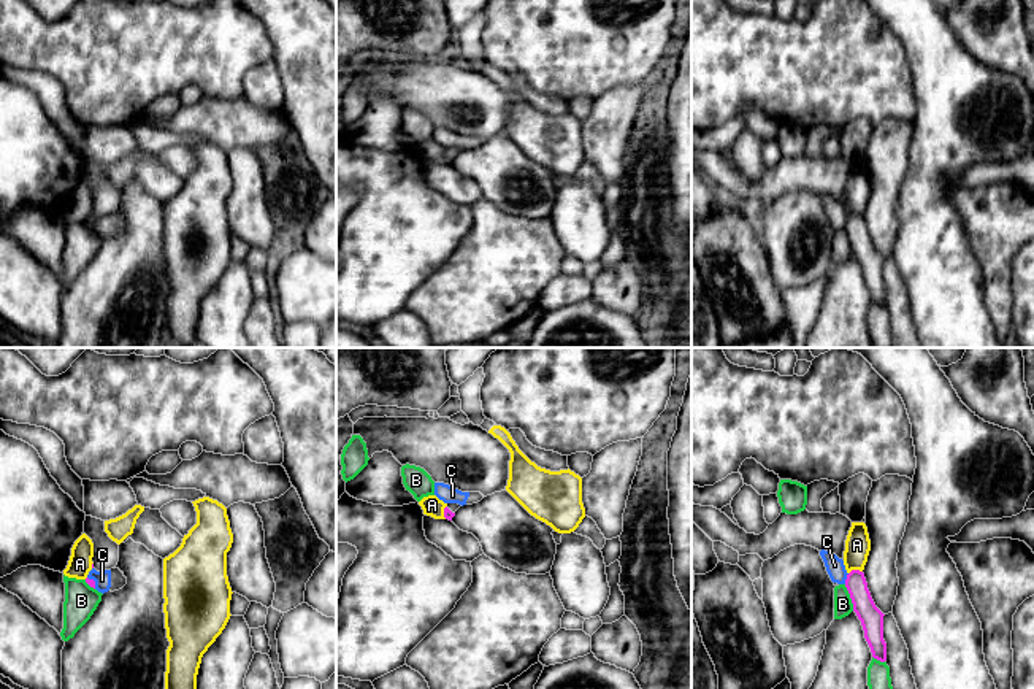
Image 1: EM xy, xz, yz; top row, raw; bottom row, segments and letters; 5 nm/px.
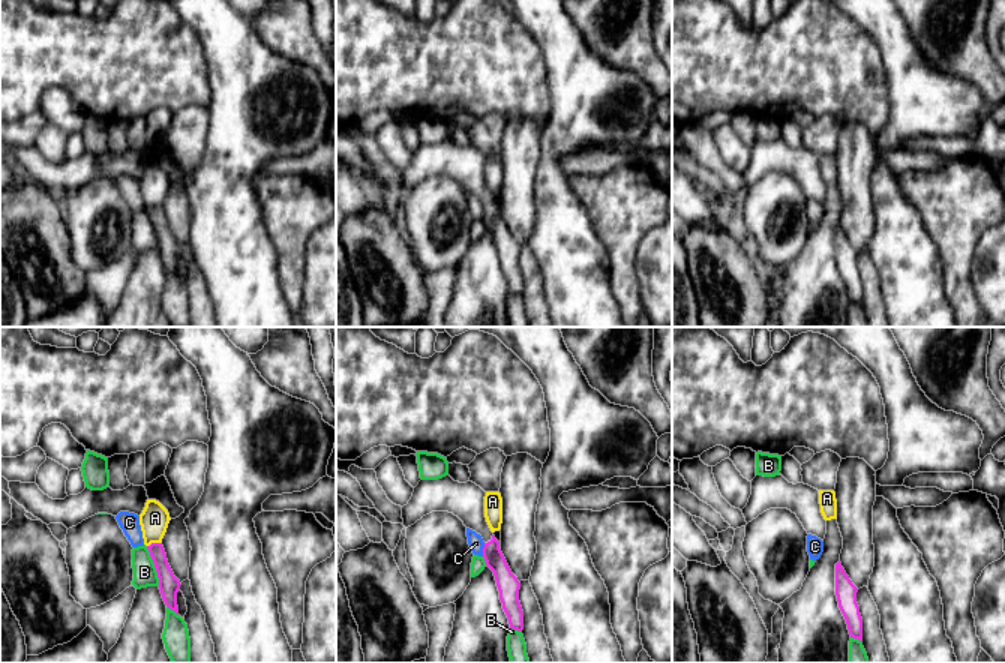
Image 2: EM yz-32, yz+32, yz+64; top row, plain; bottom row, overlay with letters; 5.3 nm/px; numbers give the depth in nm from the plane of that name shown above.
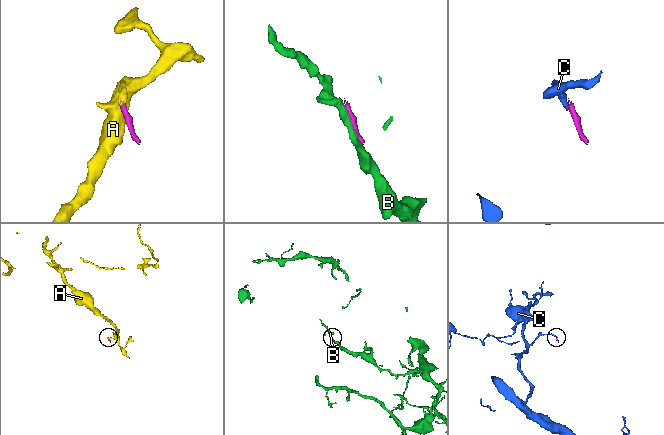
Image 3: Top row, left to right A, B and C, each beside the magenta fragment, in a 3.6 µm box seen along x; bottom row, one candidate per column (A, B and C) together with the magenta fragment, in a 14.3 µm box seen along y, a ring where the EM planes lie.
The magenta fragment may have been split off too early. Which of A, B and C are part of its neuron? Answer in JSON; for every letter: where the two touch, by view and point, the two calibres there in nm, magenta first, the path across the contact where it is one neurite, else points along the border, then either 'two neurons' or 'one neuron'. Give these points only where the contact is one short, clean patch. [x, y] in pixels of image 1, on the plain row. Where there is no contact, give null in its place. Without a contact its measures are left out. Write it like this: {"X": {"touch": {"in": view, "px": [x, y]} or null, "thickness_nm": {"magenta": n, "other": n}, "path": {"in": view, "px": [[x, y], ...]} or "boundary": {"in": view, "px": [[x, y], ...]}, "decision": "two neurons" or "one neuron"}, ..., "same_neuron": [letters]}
{"A": {"touch": {"in": "yz", "px": [855, 215]}, "thickness_nm": {"magenta": 110, "other": 130}, "boundary": {"in": "yz", "px": [[861, 215], [849, 218]]}, "decision": "two neurons"}, "B": {"touch": {"in": "yz", "px": [850, 242]}, "thickness_nm": {"magenta": 120, "other": 100}, "decision": "two neurons"}, "C": {"touch": {"in": "yz", "px": [847, 223]}, "thickness_nm": {"magenta": 120, "other": 90}, "boundary": {"in": "yz", "px": [[849, 218], [844, 227]]}, "decision": "two neurons"}, "same_neuron": []}

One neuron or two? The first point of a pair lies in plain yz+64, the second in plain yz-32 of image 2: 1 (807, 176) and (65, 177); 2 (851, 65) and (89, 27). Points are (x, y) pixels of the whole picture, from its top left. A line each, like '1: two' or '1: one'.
1: one
2: one

